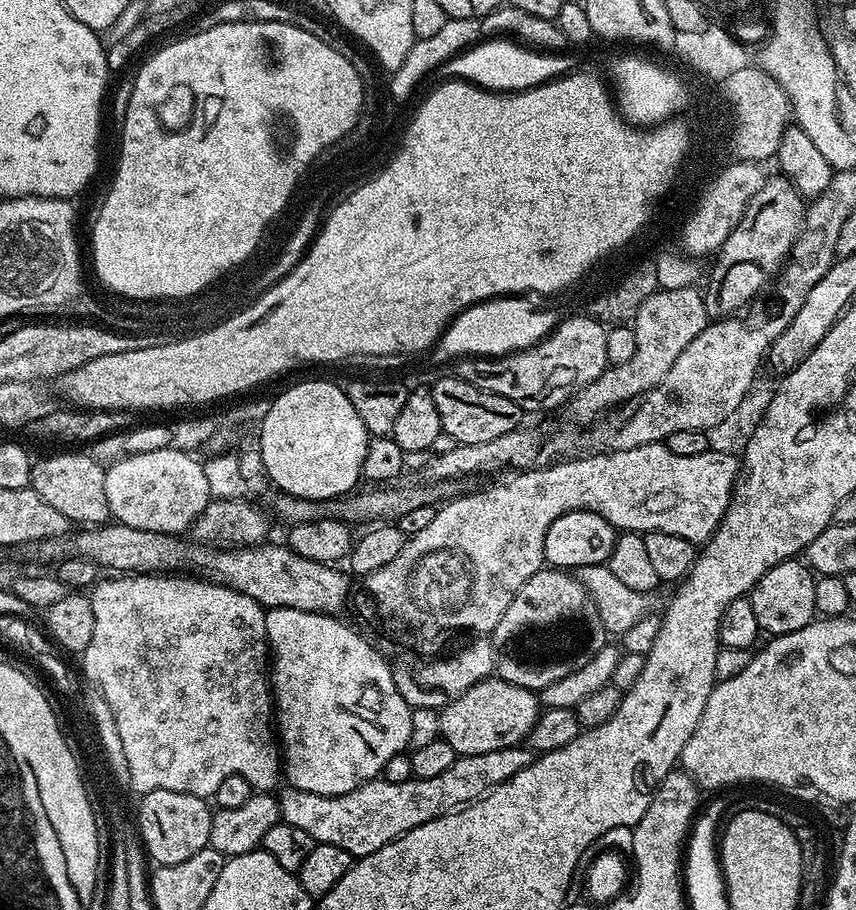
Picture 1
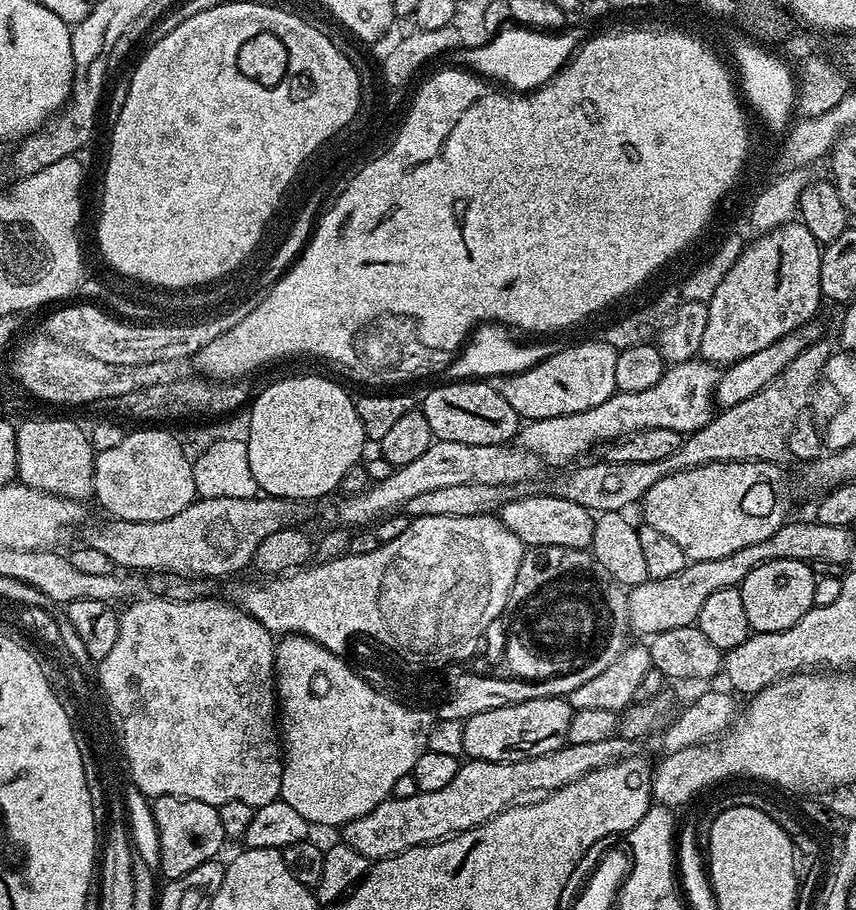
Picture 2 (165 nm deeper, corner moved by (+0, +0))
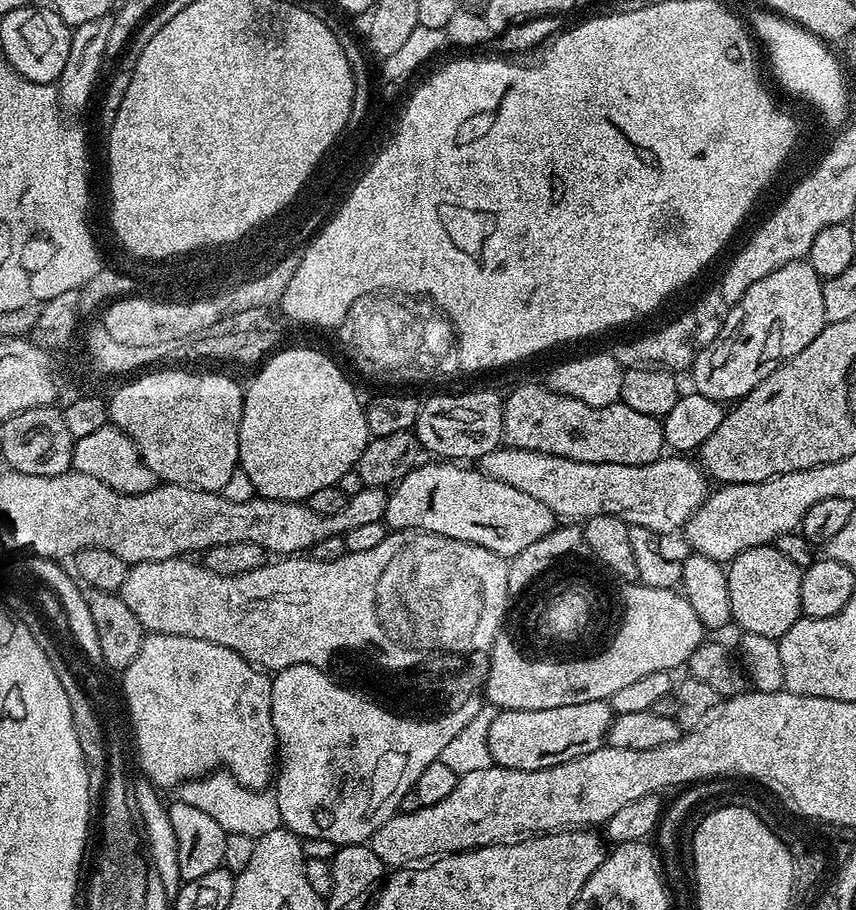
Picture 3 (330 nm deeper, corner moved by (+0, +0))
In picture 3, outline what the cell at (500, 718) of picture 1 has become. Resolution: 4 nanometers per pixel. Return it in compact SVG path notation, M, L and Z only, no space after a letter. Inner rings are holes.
M605 701L582 702L578 706L558 706L558 710L497 711L490 726L490 754L493 765L514 770L538 770L551 764L570 762L590 750L598 750L606 736L599 716L607 717L610 708Z

